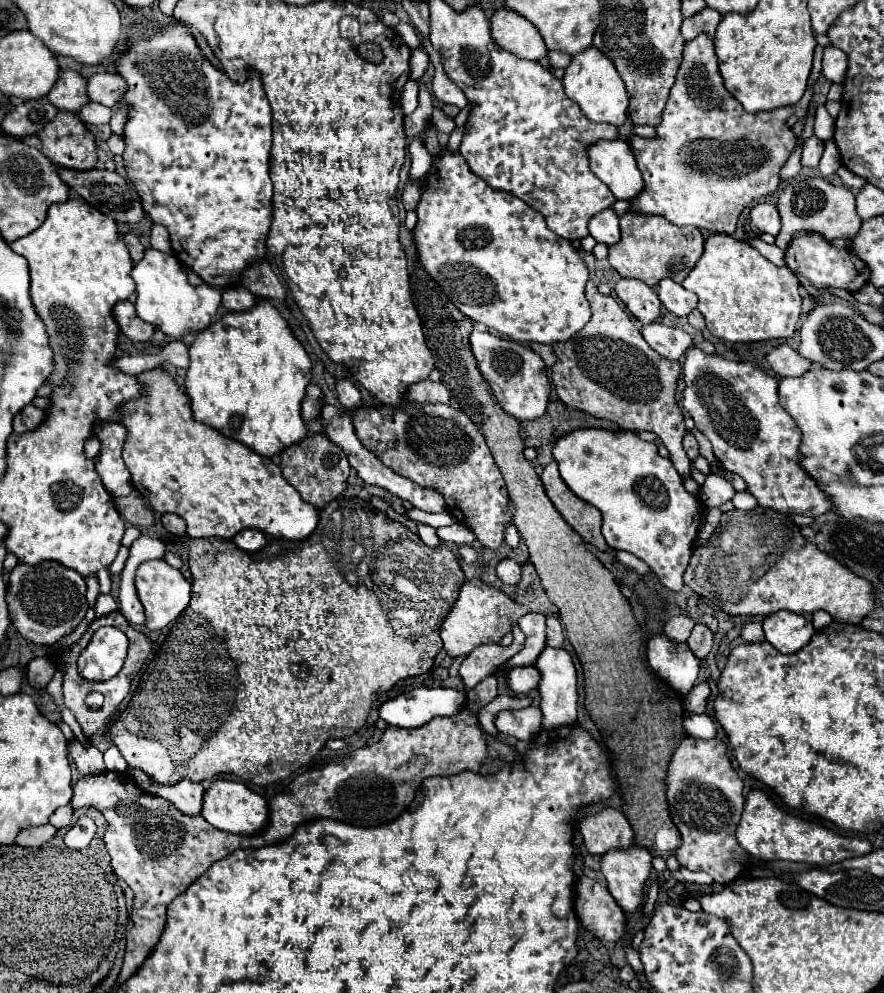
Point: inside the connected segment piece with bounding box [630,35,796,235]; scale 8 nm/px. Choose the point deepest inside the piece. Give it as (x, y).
(710, 159)

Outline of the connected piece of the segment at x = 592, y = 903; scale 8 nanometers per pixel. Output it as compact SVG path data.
M580 877L576 883L574 909L580 923L596 937L604 941L624 939L624 915L616 905L610 891L590 877Z

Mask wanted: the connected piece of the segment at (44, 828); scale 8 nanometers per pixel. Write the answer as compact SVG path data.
M50 823L40 825L40 827L28 827L28 829L18 833L16 845L22 845L22 847L40 847L48 839L52 839L54 833L56 833L56 827L52 827Z

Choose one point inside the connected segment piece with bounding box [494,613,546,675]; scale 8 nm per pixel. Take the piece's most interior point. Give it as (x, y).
(534, 624)

